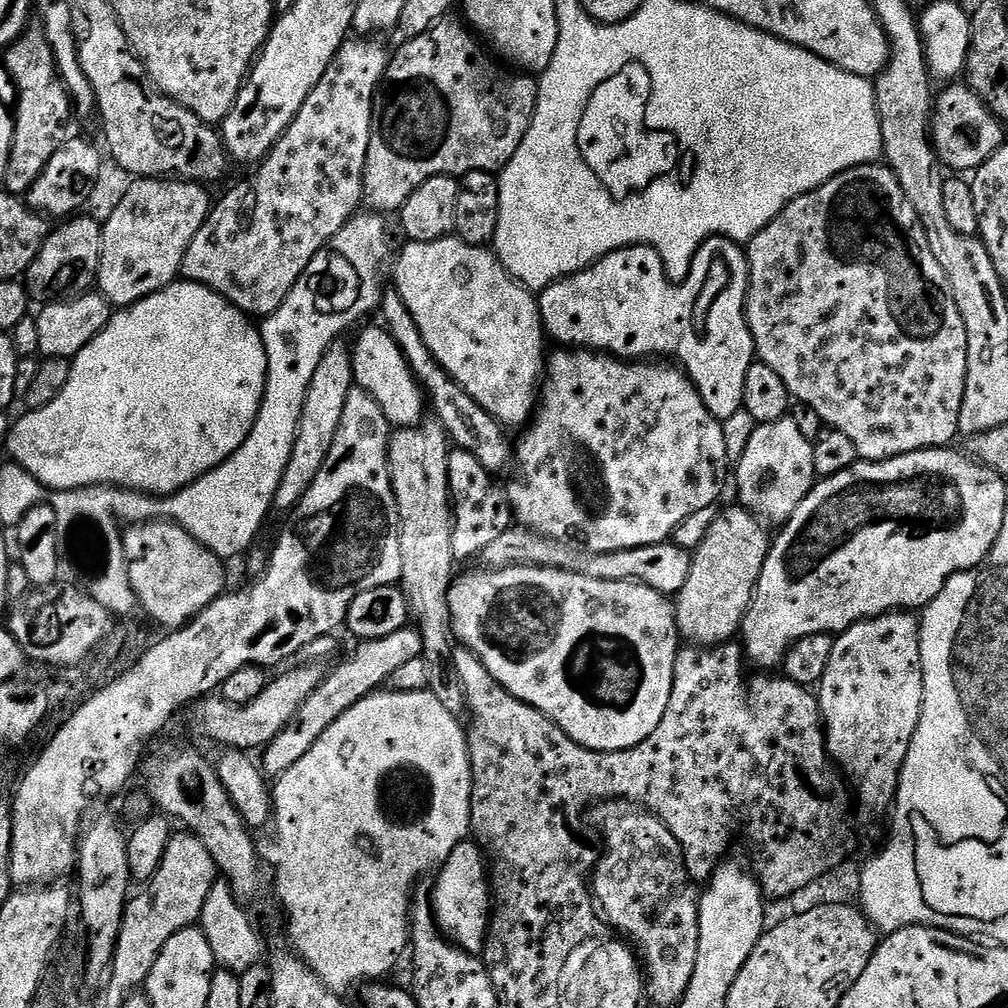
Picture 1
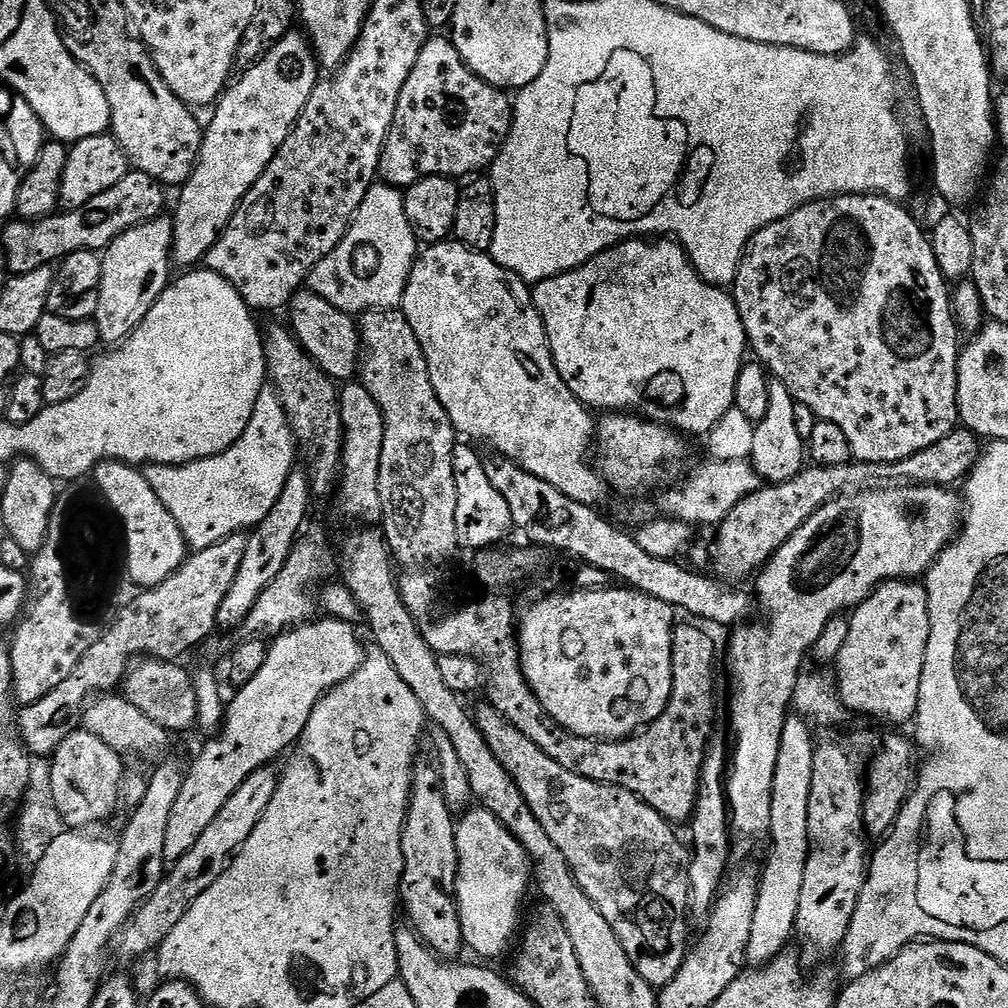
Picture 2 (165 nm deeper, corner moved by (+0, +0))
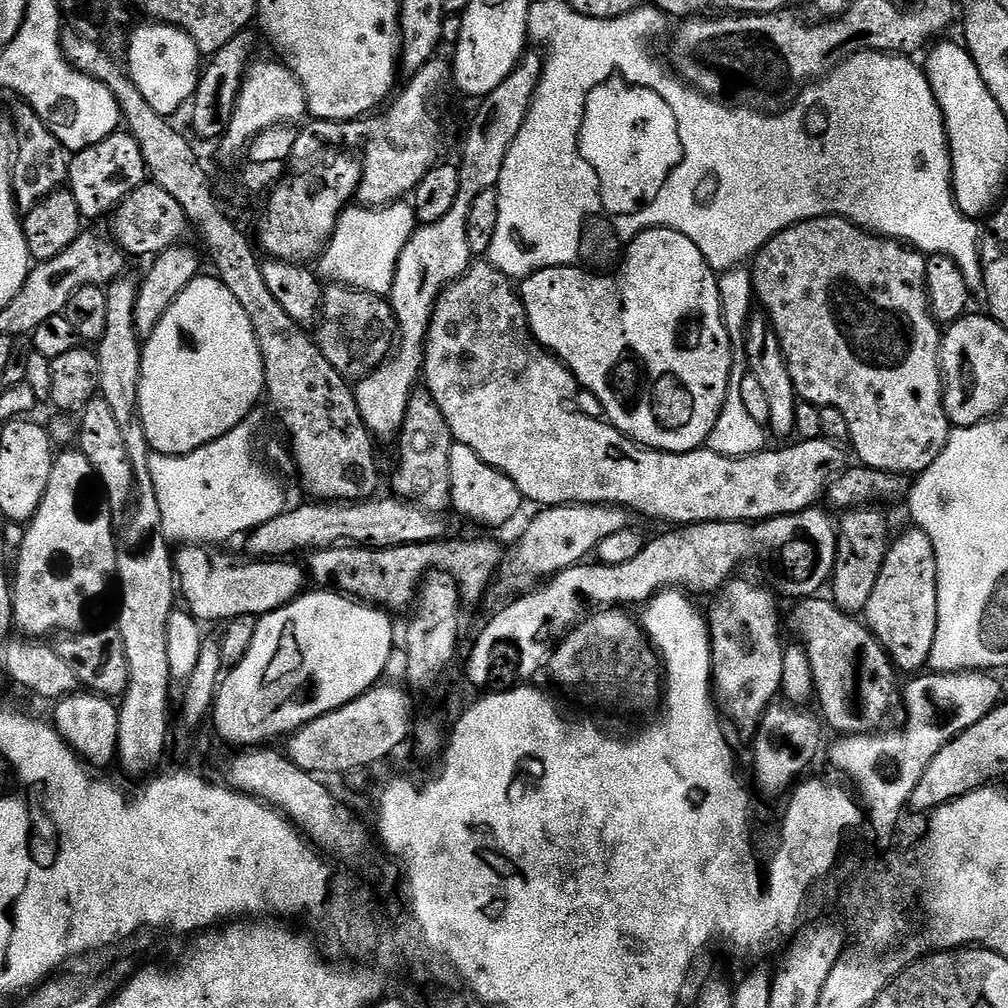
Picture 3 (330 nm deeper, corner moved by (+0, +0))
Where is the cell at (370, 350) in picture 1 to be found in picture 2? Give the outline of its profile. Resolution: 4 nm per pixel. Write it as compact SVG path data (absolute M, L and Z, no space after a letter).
M311 290L296 293L290 305L292 321L290 327L296 334L296 340L306 350L306 354L327 376L337 382L348 382L357 375L358 361L362 355L360 330L357 321L349 313L338 310L326 298L314 294Z

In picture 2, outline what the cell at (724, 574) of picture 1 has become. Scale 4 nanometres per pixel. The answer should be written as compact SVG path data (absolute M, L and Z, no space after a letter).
M958 426L946 438L934 442L934 446L926 446L926 450L918 450L918 454L910 454L902 462L893 464L861 464L853 462L846 466L830 466L829 468L805 467L794 478L781 484L768 484L756 492L751 492L718 526L720 532L716 536L716 552L724 556L724 568L732 572L736 580L743 576L759 573L771 560L779 548L791 538L794 530L817 512L826 502L835 500L837 496L849 492L862 492L866 488L887 488L901 484L939 484L956 486L976 467L982 455L981 437L972 431Z

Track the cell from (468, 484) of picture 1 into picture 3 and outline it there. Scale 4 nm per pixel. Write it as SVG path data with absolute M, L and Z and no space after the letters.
M453 443L450 450L450 494L452 495L451 511L453 513L456 511L462 519L469 520L472 524L481 524L484 528L500 528L503 524L510 523L519 514L520 507L525 507L526 504L518 486L514 486L514 482L510 482L510 478L506 478L502 470L494 470L494 466L482 462L482 458L478 458L478 454L470 450L470 446L462 446L458 443Z

